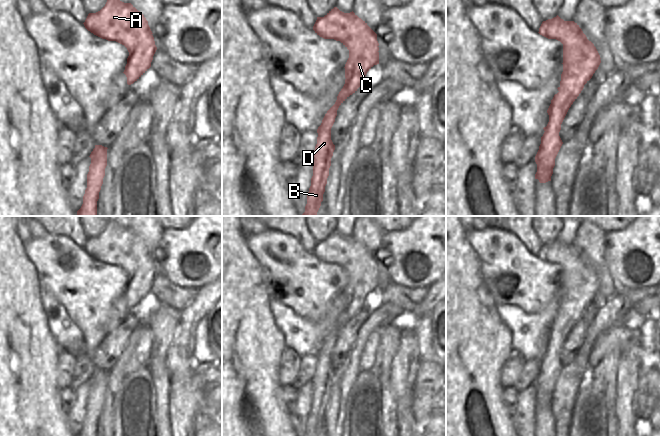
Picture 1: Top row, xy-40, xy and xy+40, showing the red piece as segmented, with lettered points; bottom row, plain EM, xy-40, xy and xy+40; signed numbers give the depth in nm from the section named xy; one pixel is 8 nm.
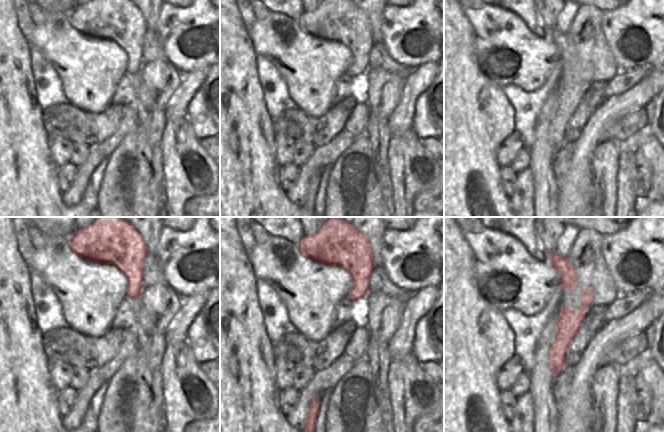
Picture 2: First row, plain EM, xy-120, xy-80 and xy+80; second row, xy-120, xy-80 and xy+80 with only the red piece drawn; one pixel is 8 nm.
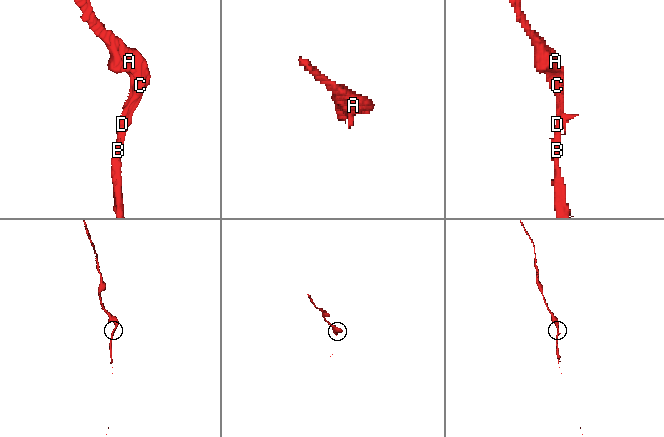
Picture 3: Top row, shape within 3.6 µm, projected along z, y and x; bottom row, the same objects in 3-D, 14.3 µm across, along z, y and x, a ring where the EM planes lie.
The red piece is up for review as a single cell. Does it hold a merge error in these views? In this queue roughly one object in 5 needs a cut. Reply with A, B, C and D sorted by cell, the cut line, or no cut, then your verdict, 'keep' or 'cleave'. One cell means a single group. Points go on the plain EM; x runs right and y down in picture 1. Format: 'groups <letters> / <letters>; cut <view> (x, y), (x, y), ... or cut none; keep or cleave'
groups A B C D; cut none; keep

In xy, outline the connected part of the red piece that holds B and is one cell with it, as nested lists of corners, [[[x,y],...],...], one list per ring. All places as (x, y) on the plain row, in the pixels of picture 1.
[[[334,231],[324,241],[317,241],[313,254],[324,263],[340,265],[349,274],[349,282],[344,291],[345,308],[335,328],[327,335],[317,353],[317,368],[311,380],[313,400],[307,418],[305,436],[318,436],[323,425],[331,382],[335,374],[331,364],[331,352],[337,334],[363,308],[367,296],[374,289],[379,288],[377,258],[353,235],[344,237]]]

